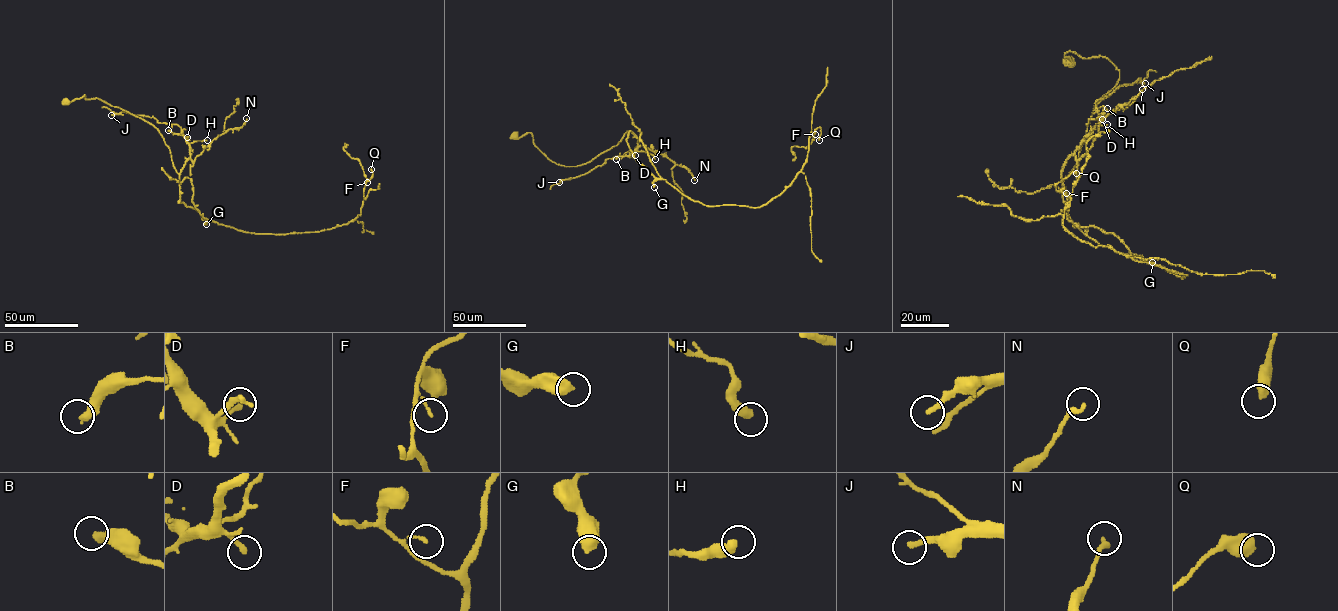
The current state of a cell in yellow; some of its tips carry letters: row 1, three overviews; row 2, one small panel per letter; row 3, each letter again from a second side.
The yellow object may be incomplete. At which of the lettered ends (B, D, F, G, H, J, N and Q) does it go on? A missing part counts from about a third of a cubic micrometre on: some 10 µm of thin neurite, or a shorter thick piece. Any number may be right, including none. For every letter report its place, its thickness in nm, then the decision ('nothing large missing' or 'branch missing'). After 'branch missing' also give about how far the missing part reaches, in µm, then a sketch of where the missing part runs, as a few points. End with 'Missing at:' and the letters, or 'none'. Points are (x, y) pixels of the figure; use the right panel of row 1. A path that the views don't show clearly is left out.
B: at (1107, 108); 400 nm thick; nothing large missing
D: at (1102, 119); 240 nm thick; nothing large missing
F: at (1066, 193); 100 nm thick; nothing large missing
G: at (1152, 262); 600 nm thick; nothing large missing
H: at (1107, 124); 400 nm thick; branch missing; about 30 µm are missing; missing branch runs (1107, 124), (1102, 132), (1105, 136), (1118, 137), (1146, 125)
J: at (1145, 83); 240 nm thick; nothing large missing
N: at (1142, 89); 160 nm thick; nothing large missing
Q: at (1076, 173); 550 nm thick; nothing large missing
Missing at: H

